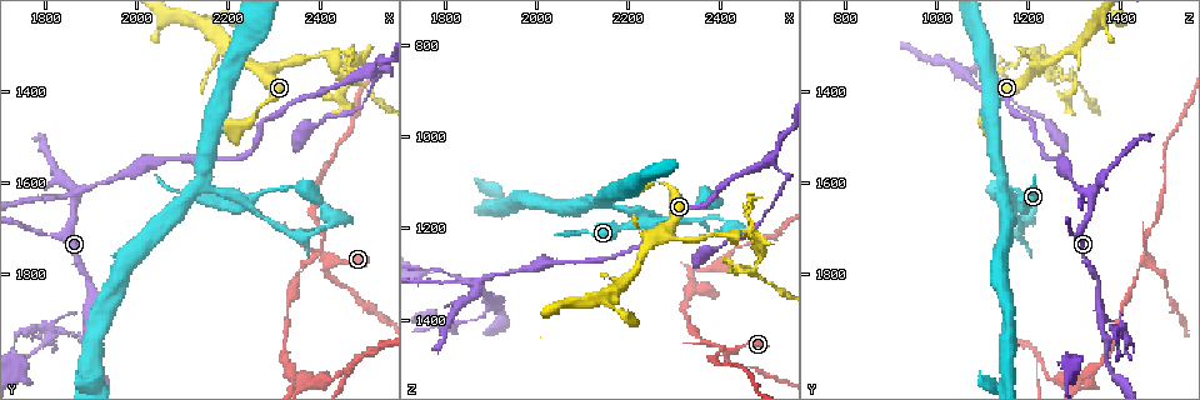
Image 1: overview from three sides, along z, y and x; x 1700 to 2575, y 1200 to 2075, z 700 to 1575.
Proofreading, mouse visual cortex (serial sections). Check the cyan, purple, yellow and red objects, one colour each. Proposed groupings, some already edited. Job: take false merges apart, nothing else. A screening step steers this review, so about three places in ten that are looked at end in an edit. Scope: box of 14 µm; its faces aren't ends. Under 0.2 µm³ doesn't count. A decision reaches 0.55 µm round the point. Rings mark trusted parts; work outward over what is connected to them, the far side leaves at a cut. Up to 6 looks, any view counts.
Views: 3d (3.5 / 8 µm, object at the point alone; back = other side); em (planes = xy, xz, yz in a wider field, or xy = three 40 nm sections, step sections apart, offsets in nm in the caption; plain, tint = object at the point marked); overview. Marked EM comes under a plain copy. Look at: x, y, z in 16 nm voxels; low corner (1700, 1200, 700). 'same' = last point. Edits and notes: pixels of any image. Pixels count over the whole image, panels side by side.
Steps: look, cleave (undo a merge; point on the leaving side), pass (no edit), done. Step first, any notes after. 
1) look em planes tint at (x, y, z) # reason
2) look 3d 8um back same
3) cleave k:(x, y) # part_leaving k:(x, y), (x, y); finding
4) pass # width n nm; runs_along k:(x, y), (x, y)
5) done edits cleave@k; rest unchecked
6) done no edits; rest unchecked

look 3d 3.5um back at (1890, 1940, 1375) # thick turns thin

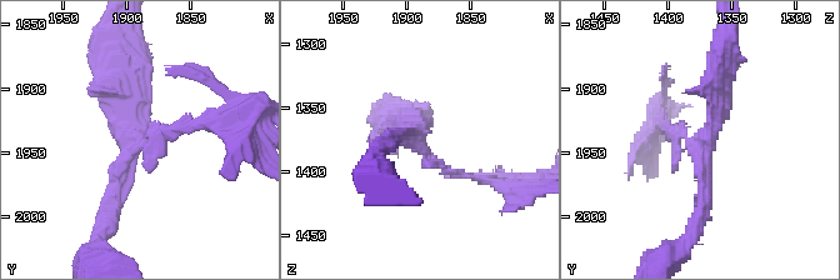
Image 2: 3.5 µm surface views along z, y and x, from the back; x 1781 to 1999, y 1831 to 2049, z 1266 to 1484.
look em planes tint at (1894, 1942, 1370)

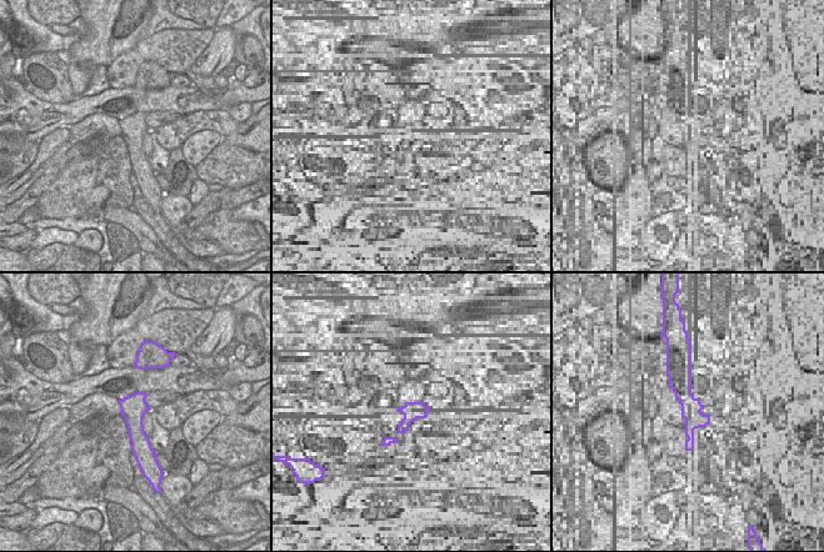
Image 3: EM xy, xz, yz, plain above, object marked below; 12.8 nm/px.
pass # runs_along 2:(720, 63), (698, 215); continuous, no second cell

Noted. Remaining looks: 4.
look 3d 8um at (1870, 1625, 1340) # thick turns thin

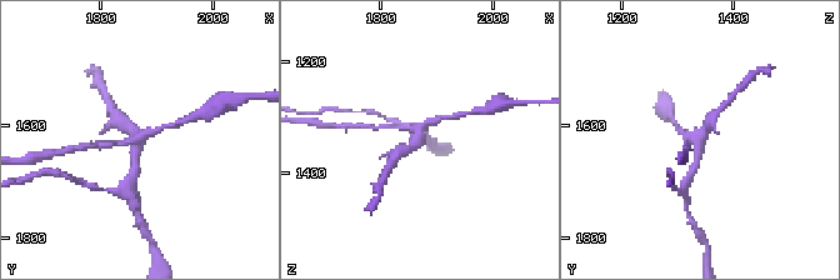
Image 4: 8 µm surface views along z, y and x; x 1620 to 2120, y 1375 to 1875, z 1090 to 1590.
look em planes tint at (1870, 1625, 1335) # need the tissue

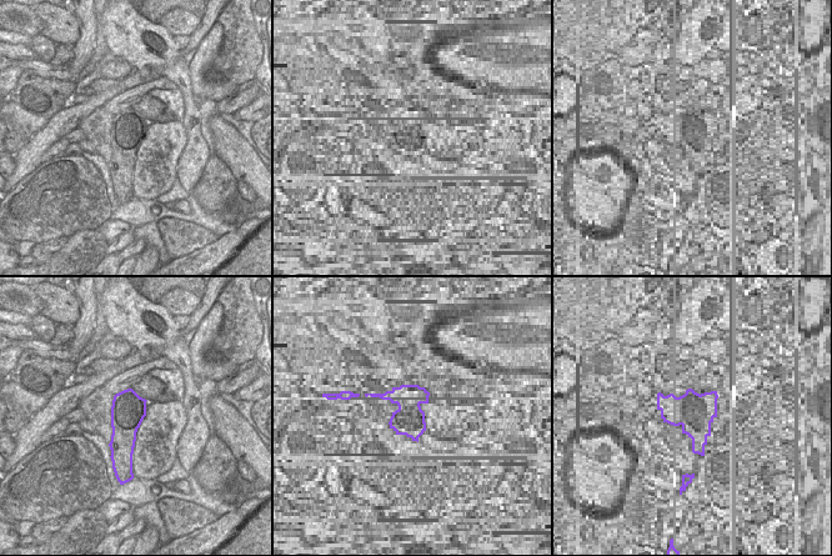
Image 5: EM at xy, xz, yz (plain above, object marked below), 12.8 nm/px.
cleave 4:(108, 144) # width 440 nm; part_leaving 4:(139, 136), (185, 120); two cells meet here

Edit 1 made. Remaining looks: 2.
done edits cleave@4; rest unchecked

